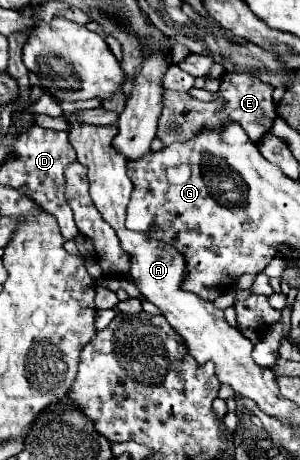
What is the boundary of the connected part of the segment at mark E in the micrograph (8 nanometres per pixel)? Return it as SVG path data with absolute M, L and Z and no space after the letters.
M225 73L220 84L219 99L215 105L203 103L189 95L187 91L173 91L173 89L163 89L163 111L159 117L159 127L157 127L157 137L165 143L171 145L175 141L189 141L195 135L199 135L203 129L213 129L221 131L227 123L239 123L243 131L249 135L253 143L261 143L263 137L271 131L273 119L277 117L275 103L271 99L273 87L267 87L265 83L257 83L249 73Z

